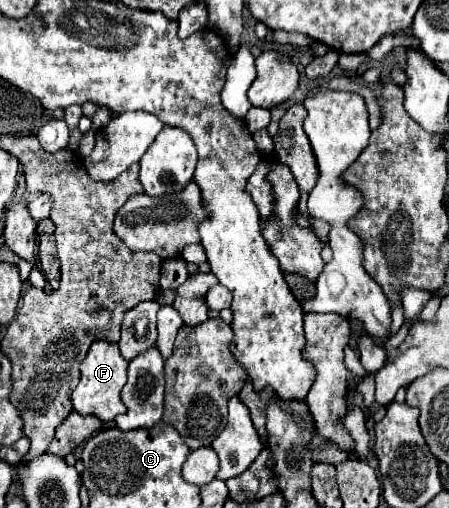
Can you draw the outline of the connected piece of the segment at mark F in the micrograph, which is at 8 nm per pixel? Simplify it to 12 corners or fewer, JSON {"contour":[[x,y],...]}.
{"contour":[[95,341],[71,395],[79,415],[113,421],[127,361],[115,343]]}

